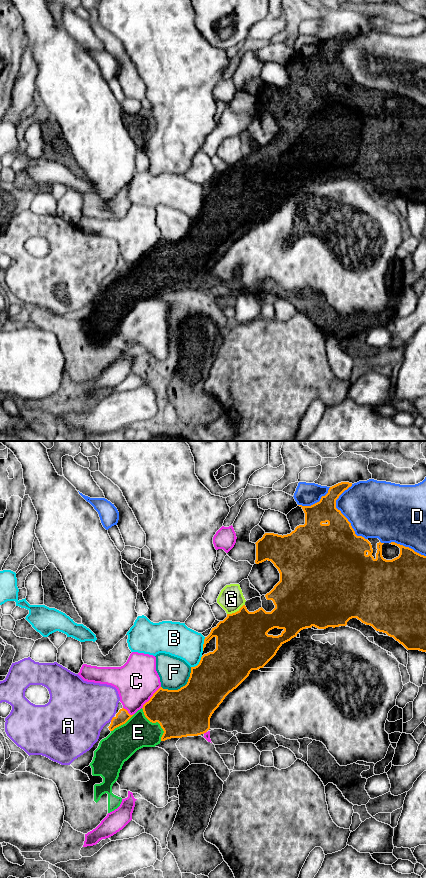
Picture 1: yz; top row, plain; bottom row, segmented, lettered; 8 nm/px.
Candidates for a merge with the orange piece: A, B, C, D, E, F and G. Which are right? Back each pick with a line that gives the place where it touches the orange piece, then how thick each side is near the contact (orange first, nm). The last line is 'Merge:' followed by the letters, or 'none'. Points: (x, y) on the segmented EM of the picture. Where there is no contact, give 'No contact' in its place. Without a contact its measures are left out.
E: Touches orange at yz (156, 721). Thickness 380 nm (orange) against 260 nm
Merge: E

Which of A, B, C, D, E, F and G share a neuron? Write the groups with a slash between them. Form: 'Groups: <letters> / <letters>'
Groups: A / B / C / D / E / F / G

